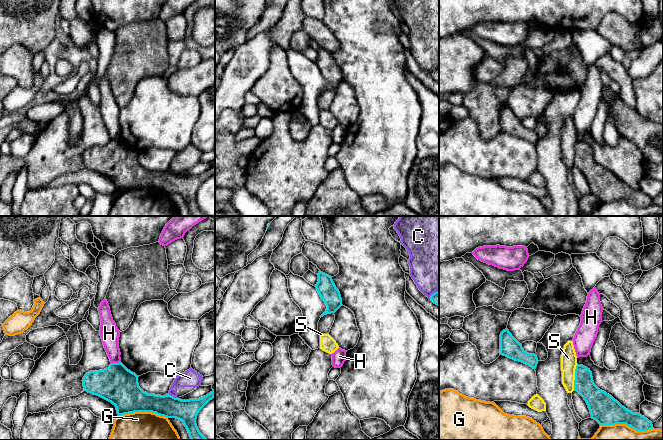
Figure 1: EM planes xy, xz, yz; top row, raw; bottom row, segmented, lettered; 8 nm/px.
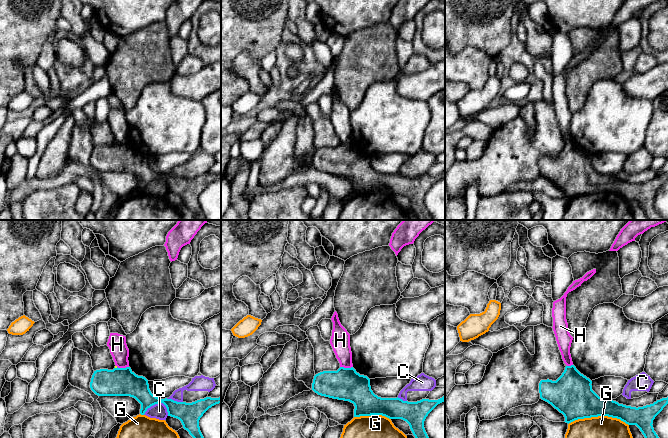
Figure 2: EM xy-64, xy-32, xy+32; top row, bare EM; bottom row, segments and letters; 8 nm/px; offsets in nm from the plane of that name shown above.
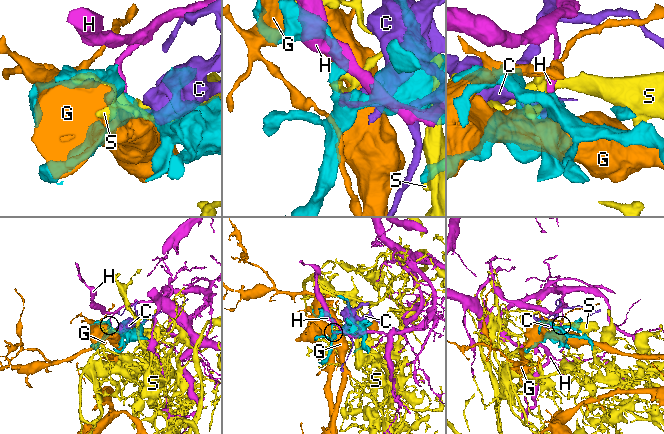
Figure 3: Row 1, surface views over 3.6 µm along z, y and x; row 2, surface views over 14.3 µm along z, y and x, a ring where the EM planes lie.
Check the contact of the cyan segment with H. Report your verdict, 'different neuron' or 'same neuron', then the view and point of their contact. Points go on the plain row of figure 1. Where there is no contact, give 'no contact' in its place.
different neuron | xy (115, 139)

